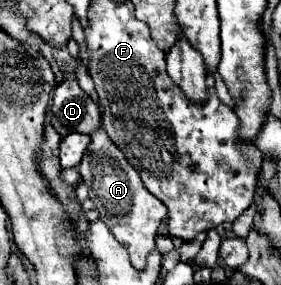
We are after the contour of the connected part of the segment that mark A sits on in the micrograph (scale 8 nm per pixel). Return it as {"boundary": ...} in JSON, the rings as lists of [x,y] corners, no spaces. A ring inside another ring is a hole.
{"boundary":[[[102,126],[92,134],[92,142],[84,152],[78,170],[82,180],[90,188],[90,198],[96,202],[100,220],[104,220],[104,224],[108,224],[116,240],[120,240],[120,244],[128,248],[134,268],[144,268],[144,260],[148,252],[156,248],[154,236],[158,232],[162,218],[166,216],[166,206],[144,188],[138,172],[134,172],[134,168],[128,164],[128,160],[116,148],[116,144],[108,138]]]}

